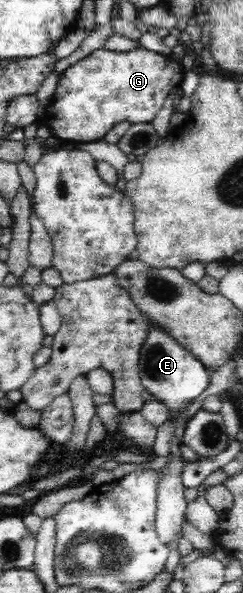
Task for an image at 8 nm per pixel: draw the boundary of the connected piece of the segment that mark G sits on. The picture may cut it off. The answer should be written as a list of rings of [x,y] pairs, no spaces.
[[[143,47],[132,52],[111,52],[106,49],[94,50],[86,58],[69,66],[59,78],[57,88],[51,98],[47,117],[43,123],[49,126],[52,134],[62,144],[94,142],[104,138],[110,128],[128,120],[131,124],[146,124],[154,120],[158,111],[164,106],[166,96],[174,85],[180,85],[187,70],[187,63],[174,61],[170,56],[150,52]]]

